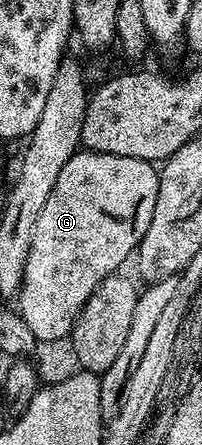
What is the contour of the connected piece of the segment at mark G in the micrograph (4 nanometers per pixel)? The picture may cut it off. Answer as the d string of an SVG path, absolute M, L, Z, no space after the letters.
M80 149L65 169L61 169L57 185L53 185L53 193L49 193L49 201L45 201L45 209L41 209L41 217L37 217L37 229L33 233L33 245L29 245L29 259L25 261L25 275L17 300L17 312L38 341L68 338L76 317L97 285L116 274L130 255L132 258L145 237L145 229L149 229L149 221L153 221L153 205L157 205L159 171L151 167L154 166L146 159Z

